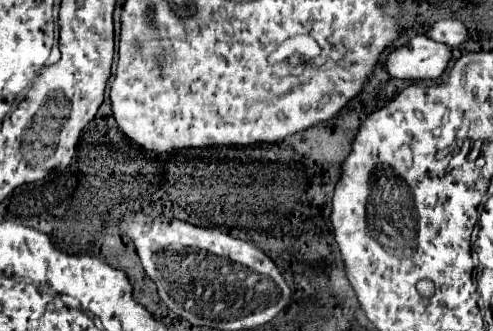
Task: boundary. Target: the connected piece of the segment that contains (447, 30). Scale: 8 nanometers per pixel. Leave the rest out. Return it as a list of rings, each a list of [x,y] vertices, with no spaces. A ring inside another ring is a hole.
[[[454,19],[436,21],[434,25],[428,27],[426,35],[430,39],[434,39],[438,43],[444,43],[444,45],[450,45],[450,47],[460,47],[468,39],[466,27],[460,21],[454,21]]]

